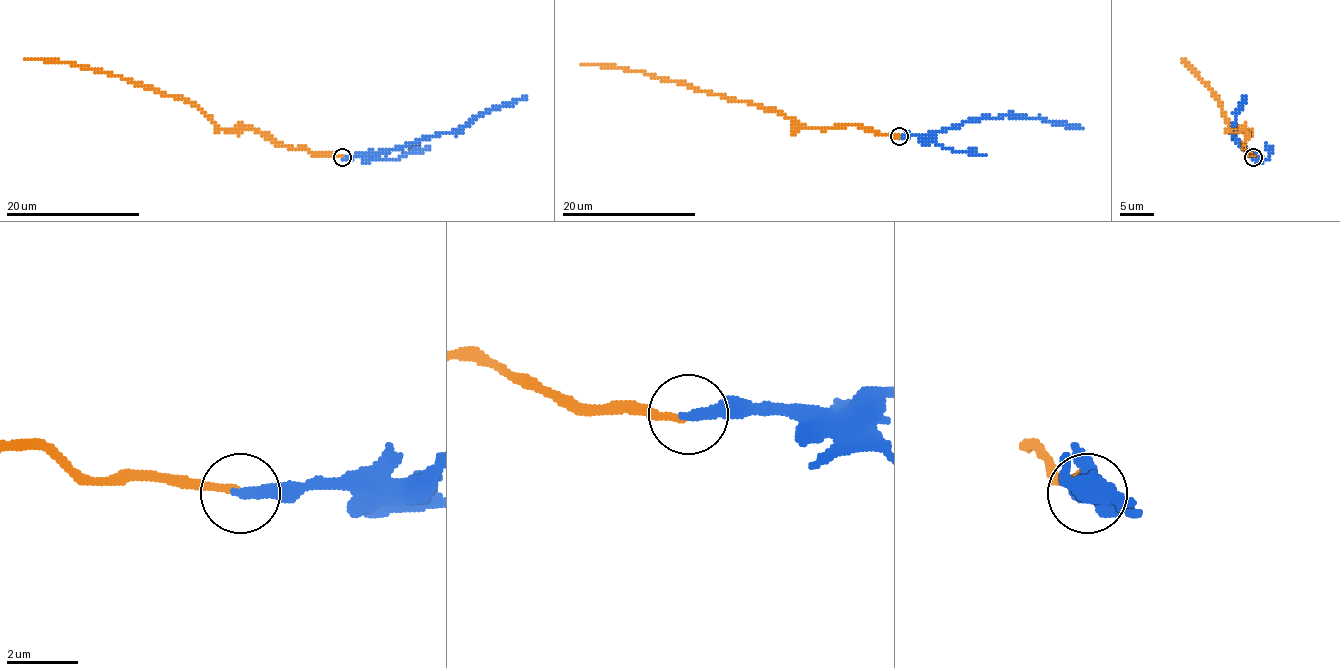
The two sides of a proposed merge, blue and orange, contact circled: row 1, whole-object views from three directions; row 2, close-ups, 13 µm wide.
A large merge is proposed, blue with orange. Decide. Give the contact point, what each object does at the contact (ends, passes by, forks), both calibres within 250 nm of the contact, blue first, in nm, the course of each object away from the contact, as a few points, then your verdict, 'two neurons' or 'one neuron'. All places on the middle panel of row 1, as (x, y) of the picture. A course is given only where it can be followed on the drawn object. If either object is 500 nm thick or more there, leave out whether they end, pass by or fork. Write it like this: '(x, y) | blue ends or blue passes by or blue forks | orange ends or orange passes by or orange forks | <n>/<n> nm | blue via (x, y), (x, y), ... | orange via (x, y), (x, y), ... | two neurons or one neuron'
(899, 136) | blue ends | orange ends | 340/200 nm | blue via (899, 135), (933, 135), (938, 130), (958, 127), (973, 119), (998, 115), (1041, 117), (1050, 122), (1083, 127) | orange via (899, 135), (874, 134), (861, 125), (818, 129), (796, 125), (756, 104), (731, 100), (625, 69), (582, 64) | one neuron

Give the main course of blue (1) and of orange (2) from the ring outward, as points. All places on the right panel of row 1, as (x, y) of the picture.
1: (1253, 157), (1236, 142), (1233, 133), (1235, 113), (1245, 95)
2: (1253, 157), (1243, 148), (1246, 133), (1243, 128), (1230, 128), (1218, 98), (1181, 58)

